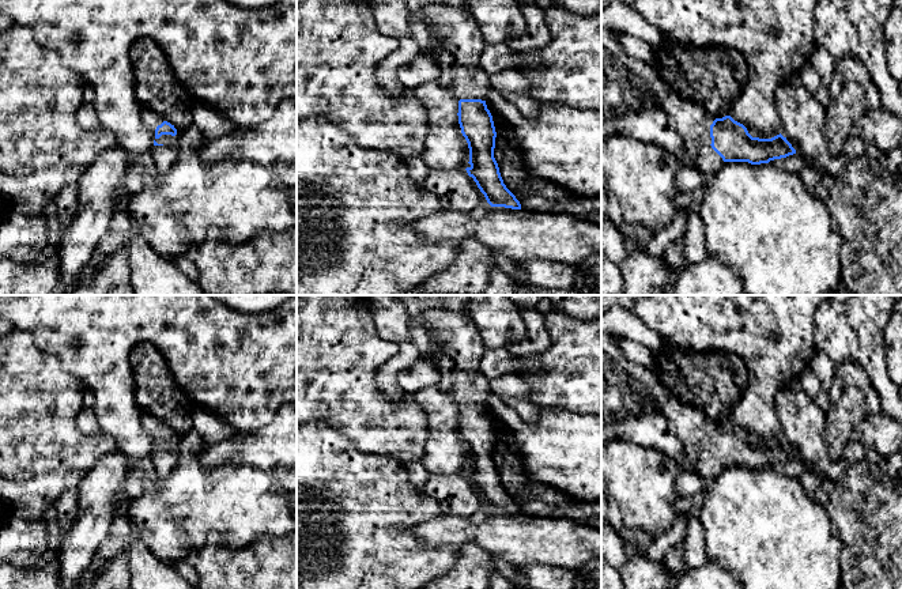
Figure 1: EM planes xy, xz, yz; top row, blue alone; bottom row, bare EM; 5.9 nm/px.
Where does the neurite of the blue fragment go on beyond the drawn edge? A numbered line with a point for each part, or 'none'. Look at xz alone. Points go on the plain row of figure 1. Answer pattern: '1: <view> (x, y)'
1: xz (459, 348)

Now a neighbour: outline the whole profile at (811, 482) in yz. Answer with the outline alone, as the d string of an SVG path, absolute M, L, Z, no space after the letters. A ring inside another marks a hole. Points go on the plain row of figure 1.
M812 471L803 472L799 477L800 483L803 484L805 492L814 494L826 480L826 477L816 475Z

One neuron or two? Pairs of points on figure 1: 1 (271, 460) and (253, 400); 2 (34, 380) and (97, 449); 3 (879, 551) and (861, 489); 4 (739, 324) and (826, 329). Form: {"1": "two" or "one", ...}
{"1": "two", "2": "one", "3": "one", "4": "two"}

